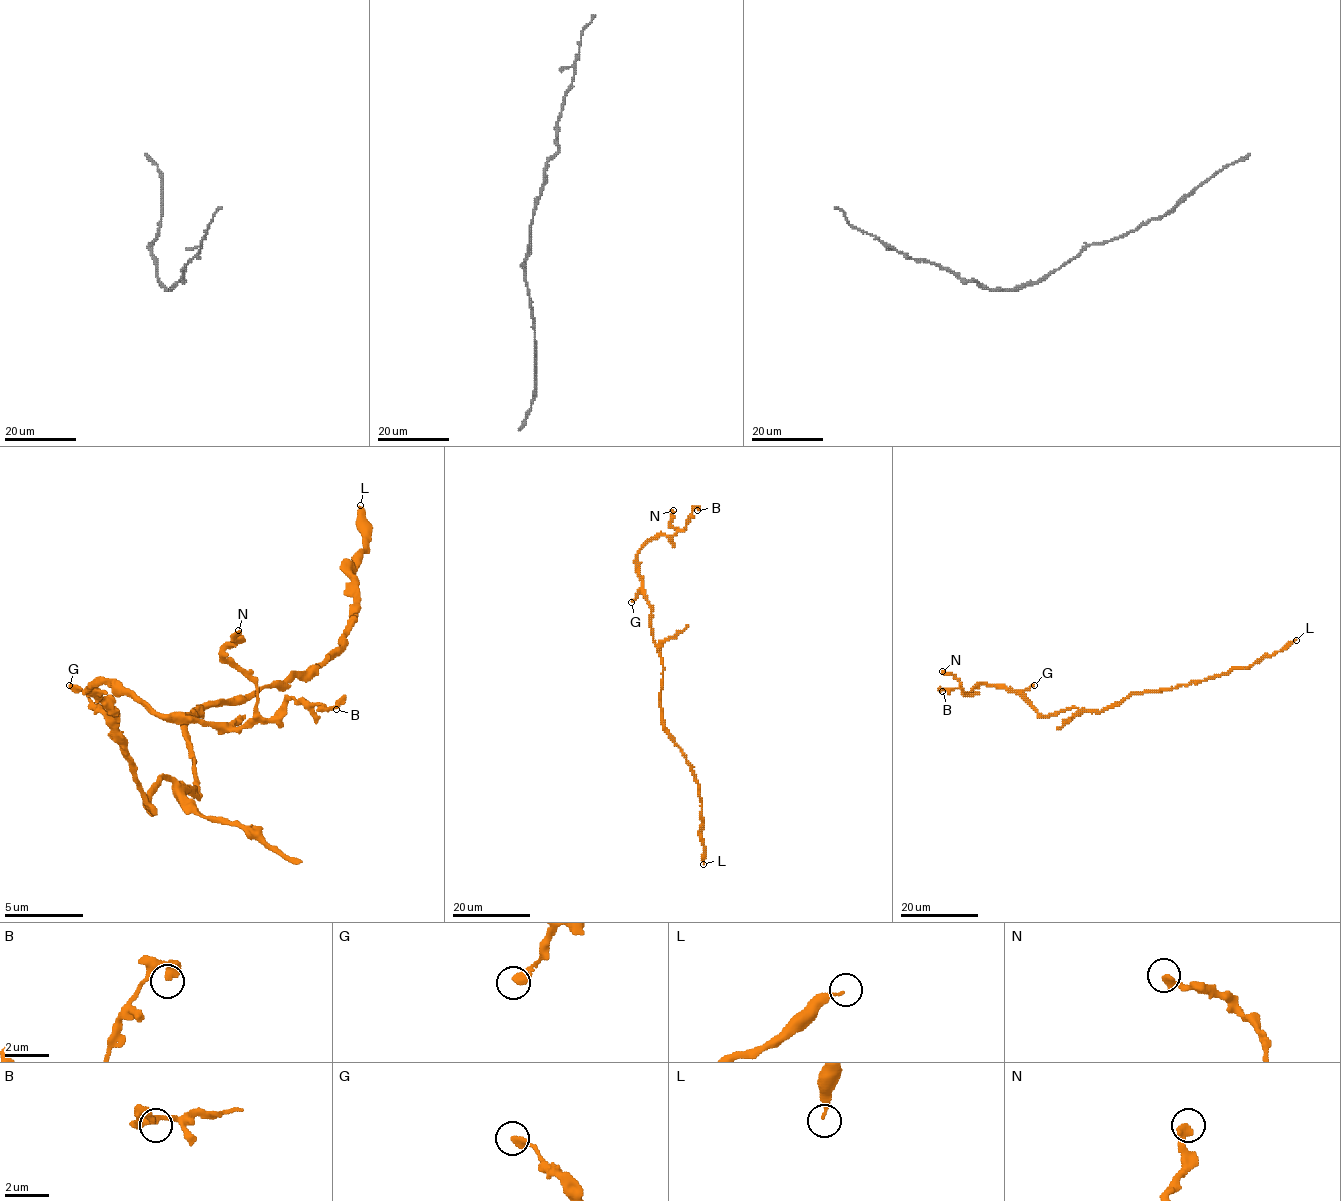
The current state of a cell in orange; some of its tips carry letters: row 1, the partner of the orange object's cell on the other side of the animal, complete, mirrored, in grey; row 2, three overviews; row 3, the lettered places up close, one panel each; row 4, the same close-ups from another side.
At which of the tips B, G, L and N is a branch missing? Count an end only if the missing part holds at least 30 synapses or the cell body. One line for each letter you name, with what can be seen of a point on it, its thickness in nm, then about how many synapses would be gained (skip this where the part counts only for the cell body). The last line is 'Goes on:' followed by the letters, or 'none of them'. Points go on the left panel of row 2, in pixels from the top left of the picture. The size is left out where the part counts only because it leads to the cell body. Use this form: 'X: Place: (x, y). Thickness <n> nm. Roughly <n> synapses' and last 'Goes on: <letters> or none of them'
Goes on: none of them

